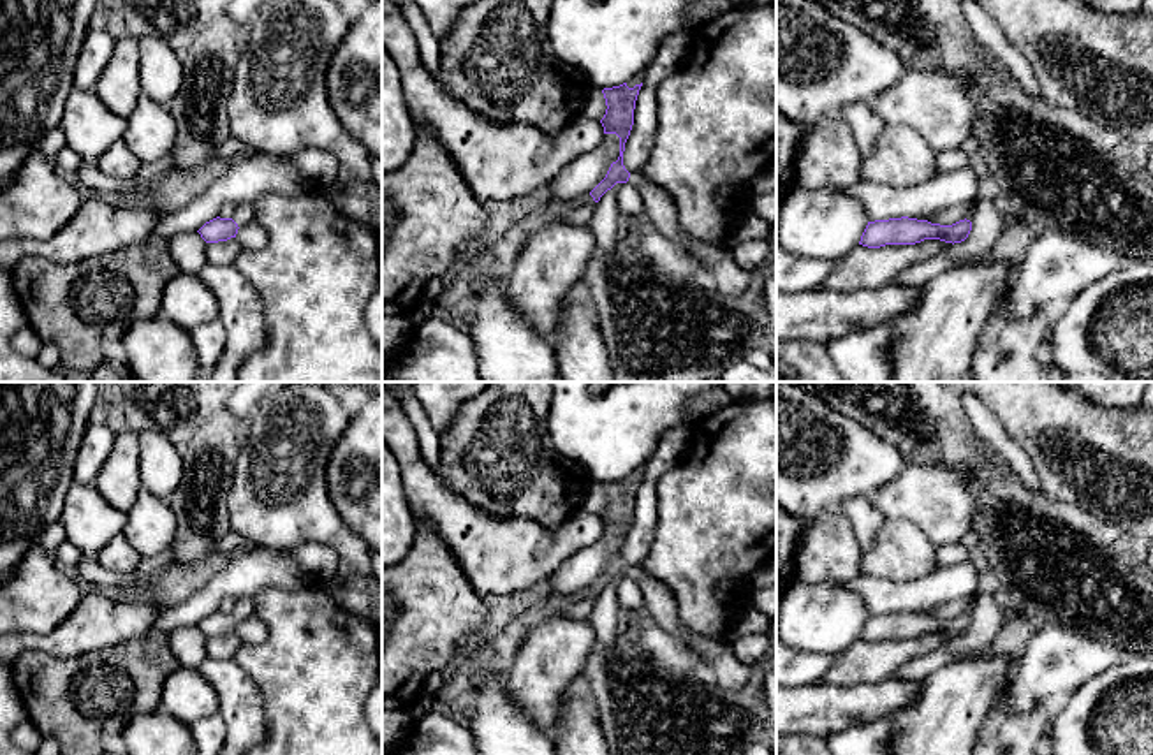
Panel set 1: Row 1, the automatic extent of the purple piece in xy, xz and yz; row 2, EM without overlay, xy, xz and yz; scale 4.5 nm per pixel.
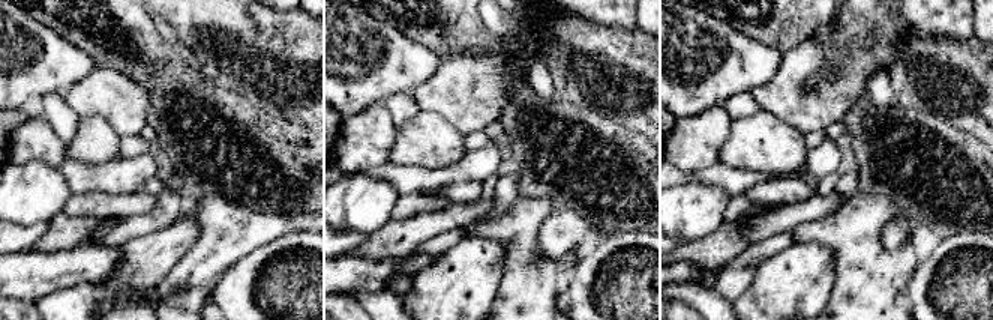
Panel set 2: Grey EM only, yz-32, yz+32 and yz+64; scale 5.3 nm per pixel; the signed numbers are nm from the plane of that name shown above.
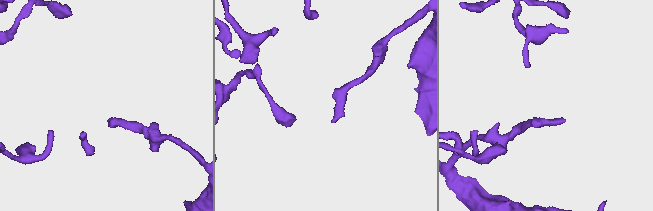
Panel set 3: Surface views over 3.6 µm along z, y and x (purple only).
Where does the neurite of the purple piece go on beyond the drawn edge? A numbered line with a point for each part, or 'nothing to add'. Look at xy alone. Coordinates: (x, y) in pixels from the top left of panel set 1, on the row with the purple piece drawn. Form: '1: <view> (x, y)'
1: xy (243, 210)

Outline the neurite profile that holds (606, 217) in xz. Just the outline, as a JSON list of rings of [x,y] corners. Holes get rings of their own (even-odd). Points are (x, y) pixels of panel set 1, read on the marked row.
[[[616,183],[611,190],[607,190],[600,201],[593,208],[593,216],[590,220],[590,227],[597,239],[597,248],[614,250],[618,245],[618,227],[620,220],[623,218],[618,204],[616,204],[616,192],[625,183]]]

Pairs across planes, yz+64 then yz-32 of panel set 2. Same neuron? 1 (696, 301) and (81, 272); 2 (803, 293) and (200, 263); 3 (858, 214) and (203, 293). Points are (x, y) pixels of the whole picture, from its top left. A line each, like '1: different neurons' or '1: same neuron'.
1: different neurons
2: different neurons
3: same neuron

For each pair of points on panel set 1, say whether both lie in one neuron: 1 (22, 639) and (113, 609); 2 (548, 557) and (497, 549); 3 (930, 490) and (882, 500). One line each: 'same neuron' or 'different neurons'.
1: same neuron
2: same neuron
3: same neuron

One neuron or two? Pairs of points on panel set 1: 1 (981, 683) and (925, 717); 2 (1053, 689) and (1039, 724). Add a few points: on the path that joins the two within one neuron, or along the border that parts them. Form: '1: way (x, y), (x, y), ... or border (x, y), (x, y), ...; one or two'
1: way (967, 689), (939, 717); one
2: border (1011, 681), (1011, 710), (1053, 706); two

